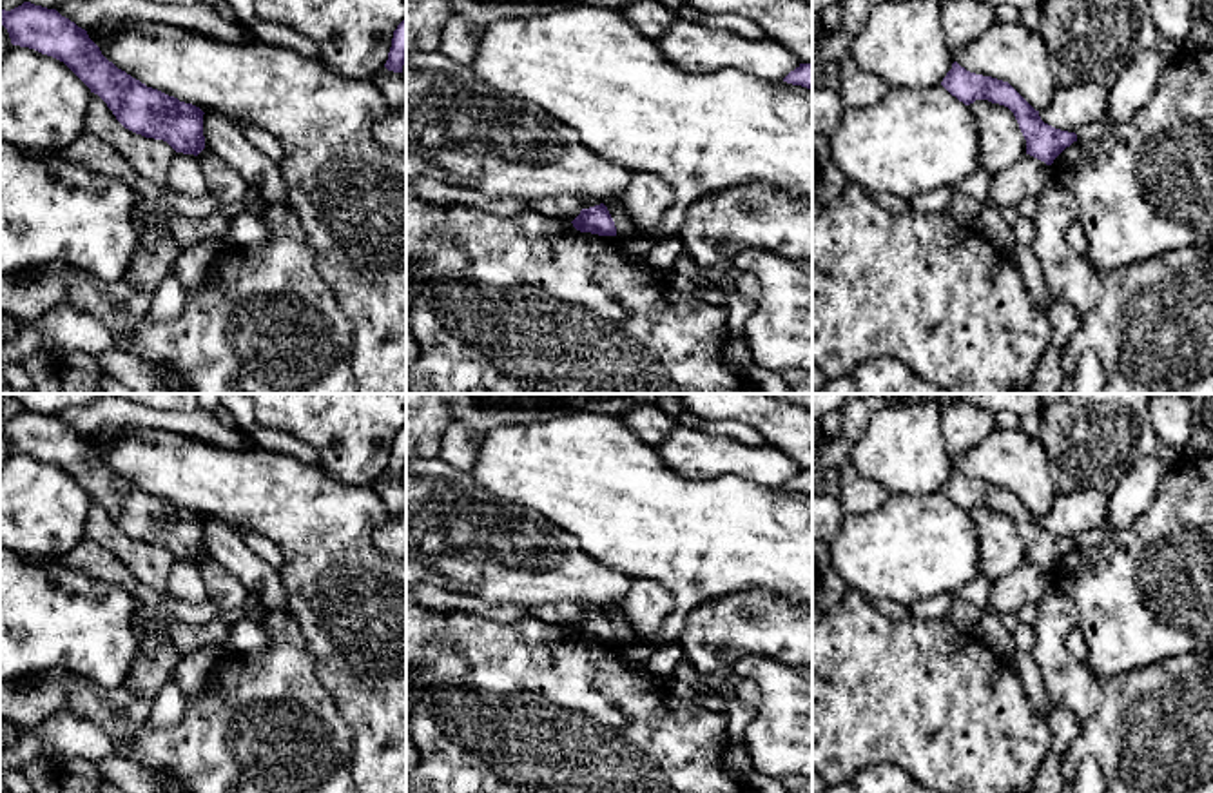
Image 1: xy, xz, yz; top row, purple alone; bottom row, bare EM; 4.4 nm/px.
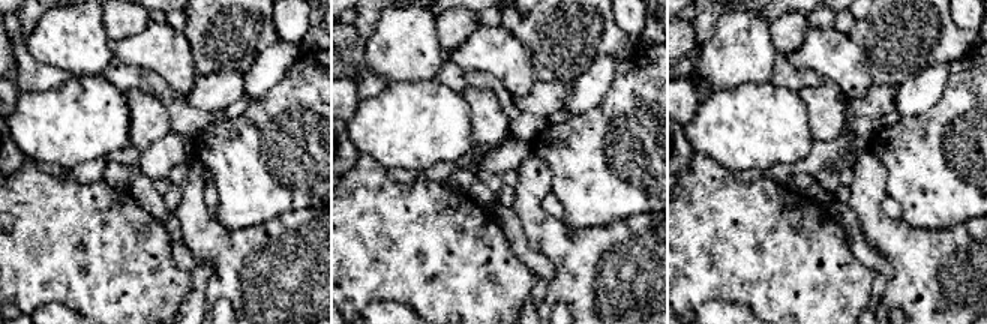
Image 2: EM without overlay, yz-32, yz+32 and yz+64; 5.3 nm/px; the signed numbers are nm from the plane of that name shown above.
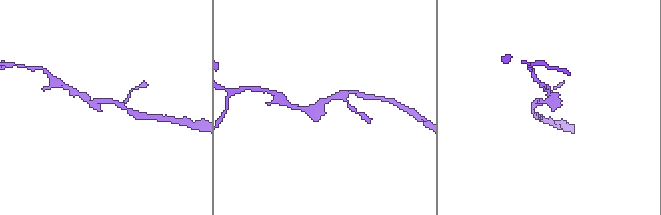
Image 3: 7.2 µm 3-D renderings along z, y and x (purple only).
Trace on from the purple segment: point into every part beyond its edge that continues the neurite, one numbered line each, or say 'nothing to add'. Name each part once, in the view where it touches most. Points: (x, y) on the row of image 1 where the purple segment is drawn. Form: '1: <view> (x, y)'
nothing to add

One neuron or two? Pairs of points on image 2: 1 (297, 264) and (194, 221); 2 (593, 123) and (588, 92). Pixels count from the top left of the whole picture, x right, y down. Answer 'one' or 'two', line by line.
1: one
2: two

